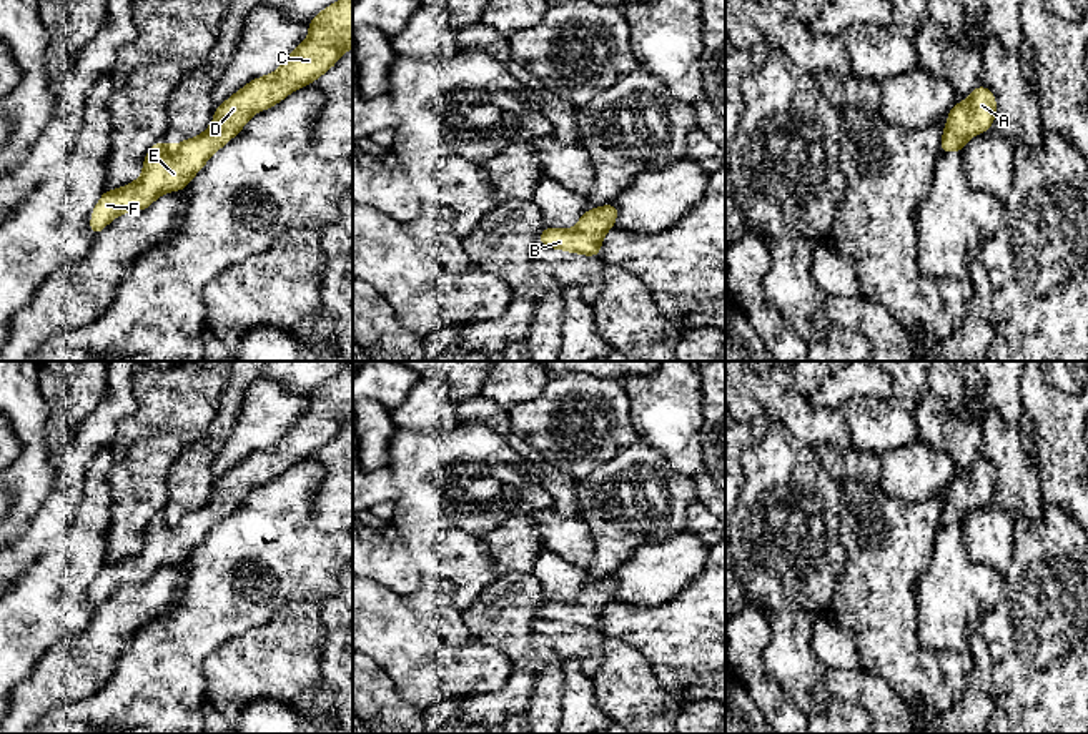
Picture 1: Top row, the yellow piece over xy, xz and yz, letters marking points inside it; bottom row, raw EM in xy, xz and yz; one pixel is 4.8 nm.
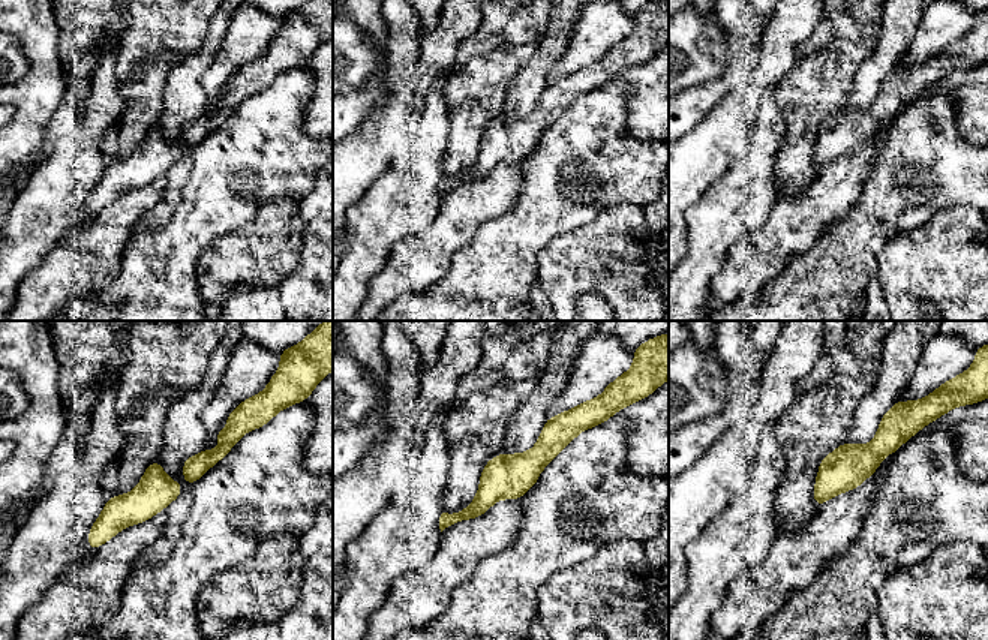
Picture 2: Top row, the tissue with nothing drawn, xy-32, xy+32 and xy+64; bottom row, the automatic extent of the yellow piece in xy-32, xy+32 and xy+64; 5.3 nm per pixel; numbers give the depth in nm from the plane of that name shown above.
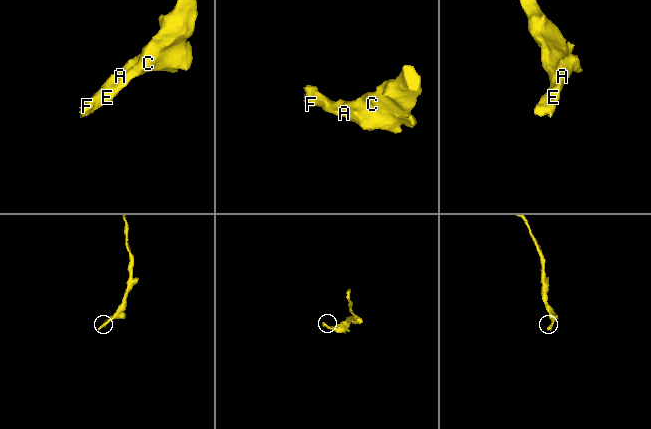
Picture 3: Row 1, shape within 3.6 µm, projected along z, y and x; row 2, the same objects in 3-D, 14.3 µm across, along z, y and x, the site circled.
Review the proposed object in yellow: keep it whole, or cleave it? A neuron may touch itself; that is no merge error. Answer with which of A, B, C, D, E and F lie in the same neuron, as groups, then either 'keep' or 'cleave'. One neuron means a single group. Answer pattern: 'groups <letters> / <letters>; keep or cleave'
groups A B C D E F; keep

